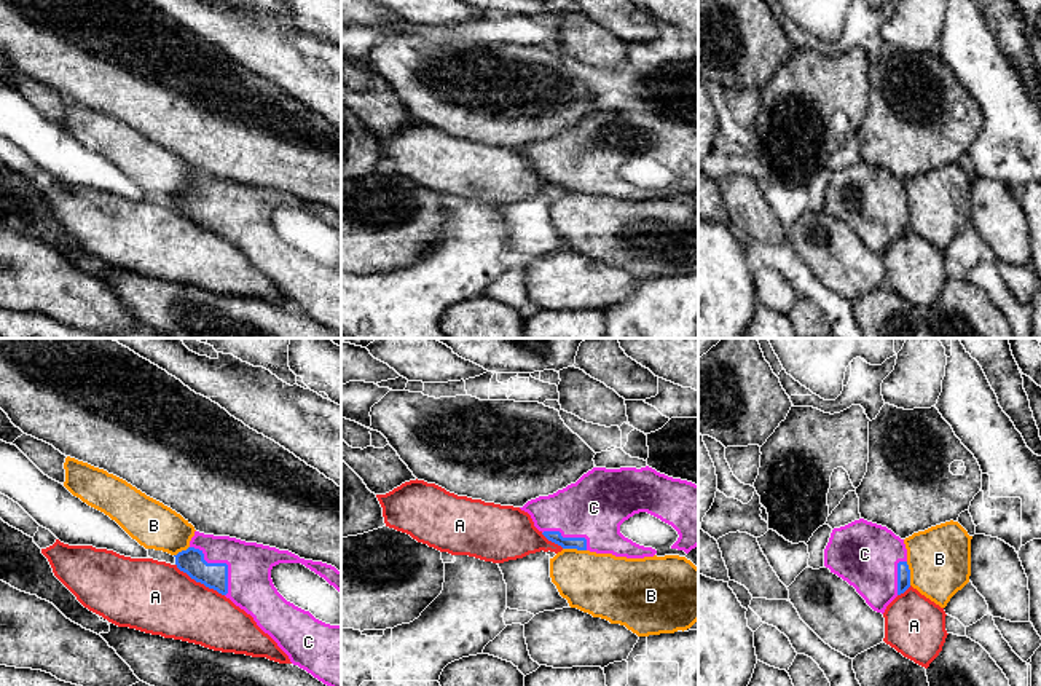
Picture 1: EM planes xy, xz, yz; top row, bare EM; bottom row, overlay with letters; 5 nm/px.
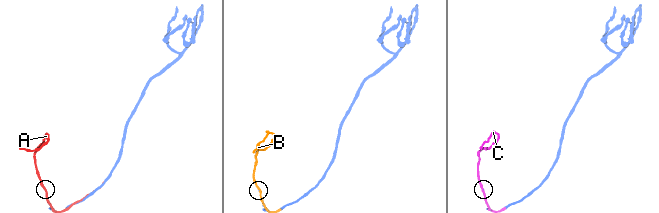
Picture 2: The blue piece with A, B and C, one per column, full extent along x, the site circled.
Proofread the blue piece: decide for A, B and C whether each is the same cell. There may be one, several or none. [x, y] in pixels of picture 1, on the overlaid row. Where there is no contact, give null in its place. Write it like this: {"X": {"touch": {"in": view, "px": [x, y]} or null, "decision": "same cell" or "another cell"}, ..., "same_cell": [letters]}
{"A": {"touch": {"in": "xy", "px": [200, 581]}, "decision": "another cell"}, "B": {"touch": {"in": "xz", "px": [574, 548]}, "decision": "another cell"}, "C": {"touch": {"in": "xy", "px": [222, 563]}, "decision": "same cell"}, "same_cell": ["C"]}

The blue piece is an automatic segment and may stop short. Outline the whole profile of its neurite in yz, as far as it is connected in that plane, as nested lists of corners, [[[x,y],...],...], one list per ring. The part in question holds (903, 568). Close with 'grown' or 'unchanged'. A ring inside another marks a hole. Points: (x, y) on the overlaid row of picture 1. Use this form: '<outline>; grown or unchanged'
[[[864,518],[832,530],[824,549],[824,566],[853,585],[866,603],[882,614],[898,595],[910,587],[910,570],[904,539],[886,526]]]; grown

